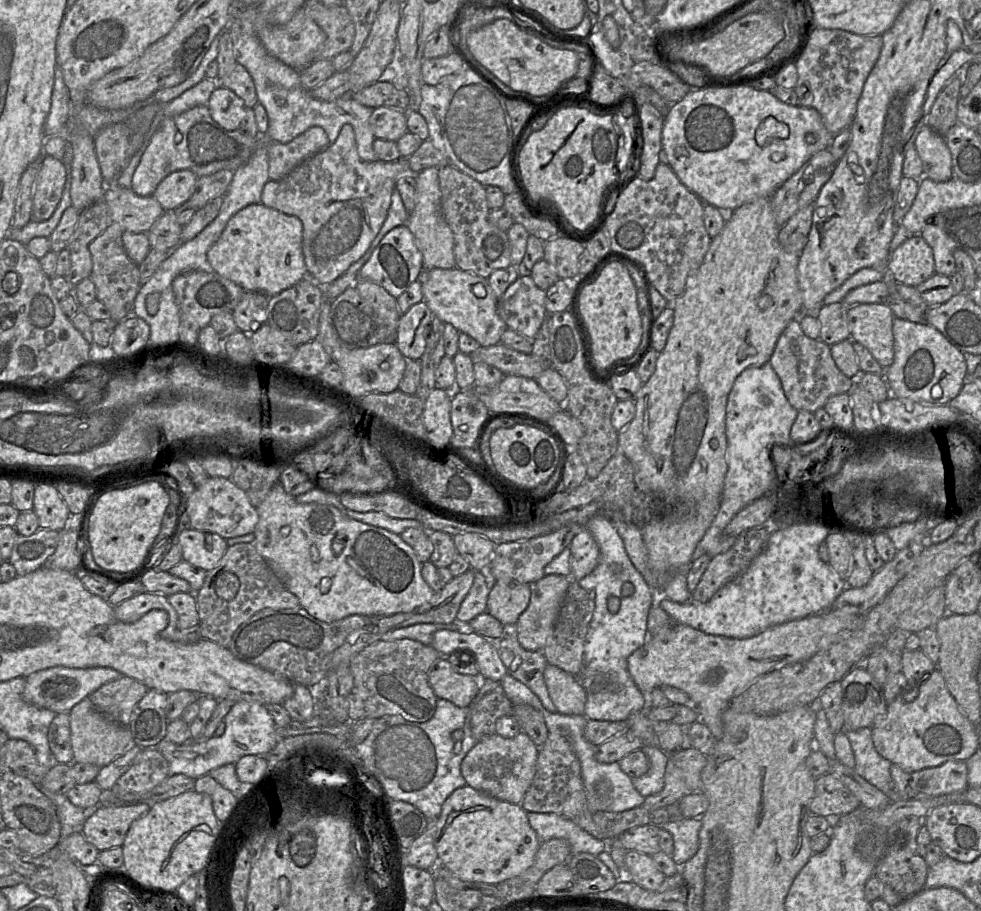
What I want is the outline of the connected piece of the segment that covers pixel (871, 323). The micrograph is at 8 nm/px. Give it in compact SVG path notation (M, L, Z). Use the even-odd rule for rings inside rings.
M863 303L848 307L850 339L869 350L885 369L894 360L894 314L886 303Z

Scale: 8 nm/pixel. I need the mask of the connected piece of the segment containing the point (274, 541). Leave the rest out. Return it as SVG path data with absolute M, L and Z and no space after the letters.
M279 482L273 486L266 498L256 509L258 512L259 521L253 532L255 539L252 544L280 582L286 587L287 590L298 598L300 607L305 609L309 615L322 622L331 623L351 615L383 617L397 613L411 612L429 601L434 594L434 591L429 587L421 575L422 563L418 560L414 550L397 534L383 528L351 519L332 505L320 503L297 503L295 497L287 494Z

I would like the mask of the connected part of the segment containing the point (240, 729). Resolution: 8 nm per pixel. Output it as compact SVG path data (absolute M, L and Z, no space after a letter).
M238 701L233 705L233 707L230 709L228 714L224 717L223 721L225 723L225 731L224 731L224 733L220 737L213 736L210 739L208 739L207 741L205 741L205 742L194 742L192 740L192 736L191 736L191 741L190 742L183 743L183 744L175 744L175 743L169 741L168 739L166 739L166 738L162 739L158 743L157 749L161 752L161 754L168 761L168 764L169 764L169 775L184 774L184 775L186 775L188 777L193 778L193 779L197 779L197 778L199 778L199 777L201 777L203 775L207 775L210 772L210 770L212 770L212 769L218 768L218 767L223 766L223 765L228 764L228 763L236 763L243 756L246 756L246 755L266 755L277 744L277 727L276 727L271 715L266 710L265 705L263 705L263 704L260 704L258 702Z

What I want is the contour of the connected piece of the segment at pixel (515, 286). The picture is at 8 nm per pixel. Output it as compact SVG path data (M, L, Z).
M519 276L497 300L497 311L507 328L520 335L534 339L544 319L549 316L546 310L546 291L534 283L531 276Z

